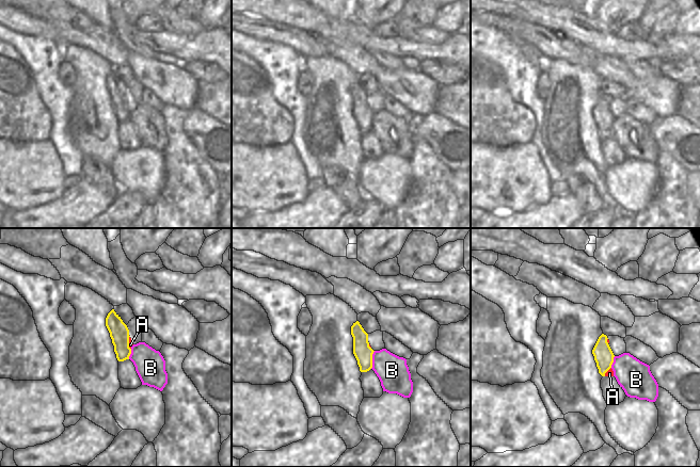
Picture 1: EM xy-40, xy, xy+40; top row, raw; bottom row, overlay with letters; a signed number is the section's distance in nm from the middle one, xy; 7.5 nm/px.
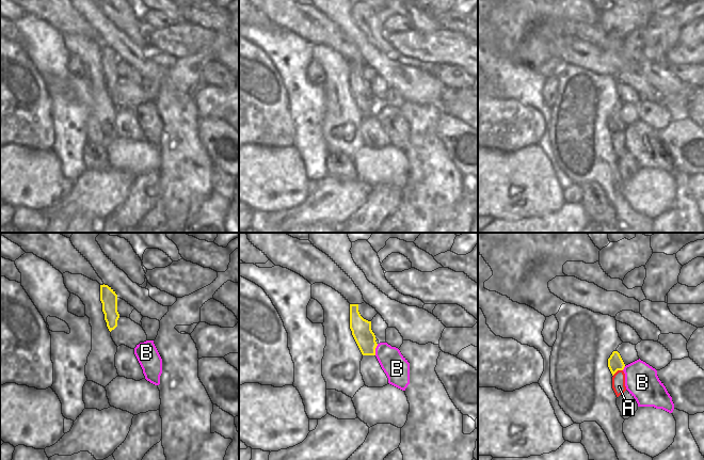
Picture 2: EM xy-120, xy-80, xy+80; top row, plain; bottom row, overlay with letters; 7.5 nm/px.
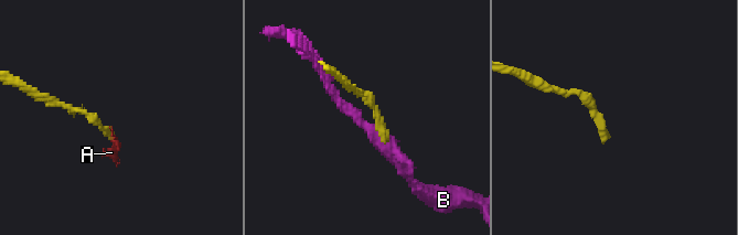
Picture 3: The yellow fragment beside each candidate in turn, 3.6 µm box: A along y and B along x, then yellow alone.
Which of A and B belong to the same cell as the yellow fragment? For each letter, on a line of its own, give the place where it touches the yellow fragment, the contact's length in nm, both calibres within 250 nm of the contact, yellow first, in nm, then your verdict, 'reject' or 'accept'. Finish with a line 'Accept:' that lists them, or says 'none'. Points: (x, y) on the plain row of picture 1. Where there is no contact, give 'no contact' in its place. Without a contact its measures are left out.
A: meets yellow in xy-40 at (128, 103); contact 100 nm long; 140 nm thick on the yellow side, 30 nm on the other; accept
B: meets yellow in xy at (371, 121); contact 140 nm long; 140 nm thick on the yellow side, 240 nm on the other; reject
Accept: A

